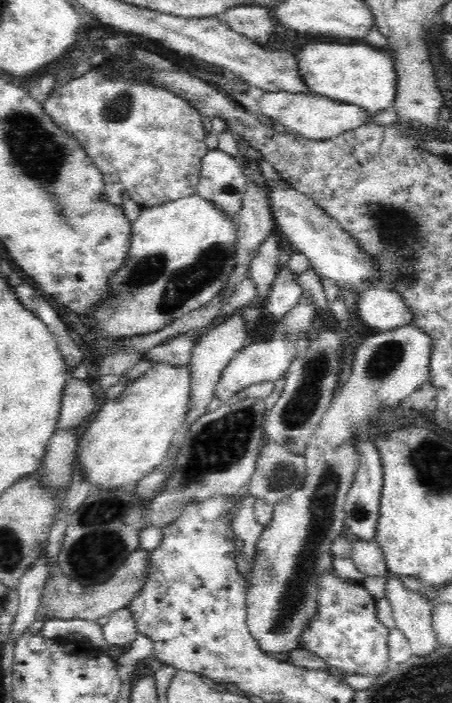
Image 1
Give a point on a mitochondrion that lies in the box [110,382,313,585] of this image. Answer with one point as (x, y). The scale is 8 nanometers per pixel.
(222, 443)

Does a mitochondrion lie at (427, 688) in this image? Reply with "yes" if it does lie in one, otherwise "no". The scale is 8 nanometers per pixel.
yes

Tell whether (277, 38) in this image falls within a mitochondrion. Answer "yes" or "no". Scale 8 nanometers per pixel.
no

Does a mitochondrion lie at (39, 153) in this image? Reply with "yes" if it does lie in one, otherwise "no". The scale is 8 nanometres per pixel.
yes

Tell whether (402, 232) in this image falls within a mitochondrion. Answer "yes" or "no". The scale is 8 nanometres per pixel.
yes

